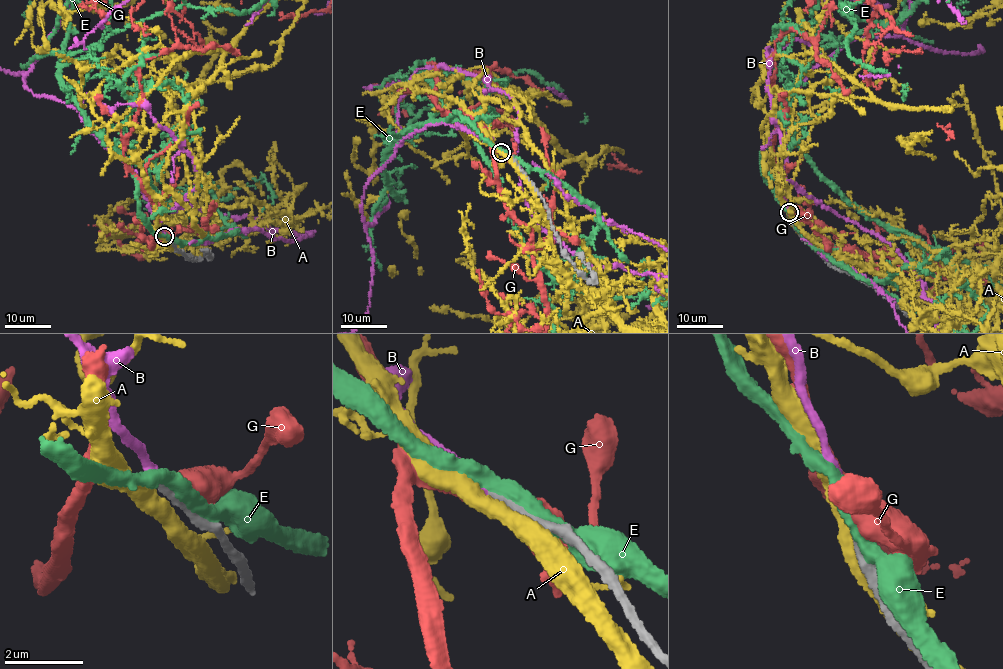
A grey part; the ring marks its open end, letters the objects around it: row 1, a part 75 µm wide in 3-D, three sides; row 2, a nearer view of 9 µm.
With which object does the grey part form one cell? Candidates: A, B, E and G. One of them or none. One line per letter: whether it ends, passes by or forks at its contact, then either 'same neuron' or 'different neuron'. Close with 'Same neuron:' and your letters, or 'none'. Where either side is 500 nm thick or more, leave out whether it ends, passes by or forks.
A: it passes by; different neuron
B: it ends; same neuron
E: it passes by; different neuron
G: it passes by; different neuron
Same neuron: B

